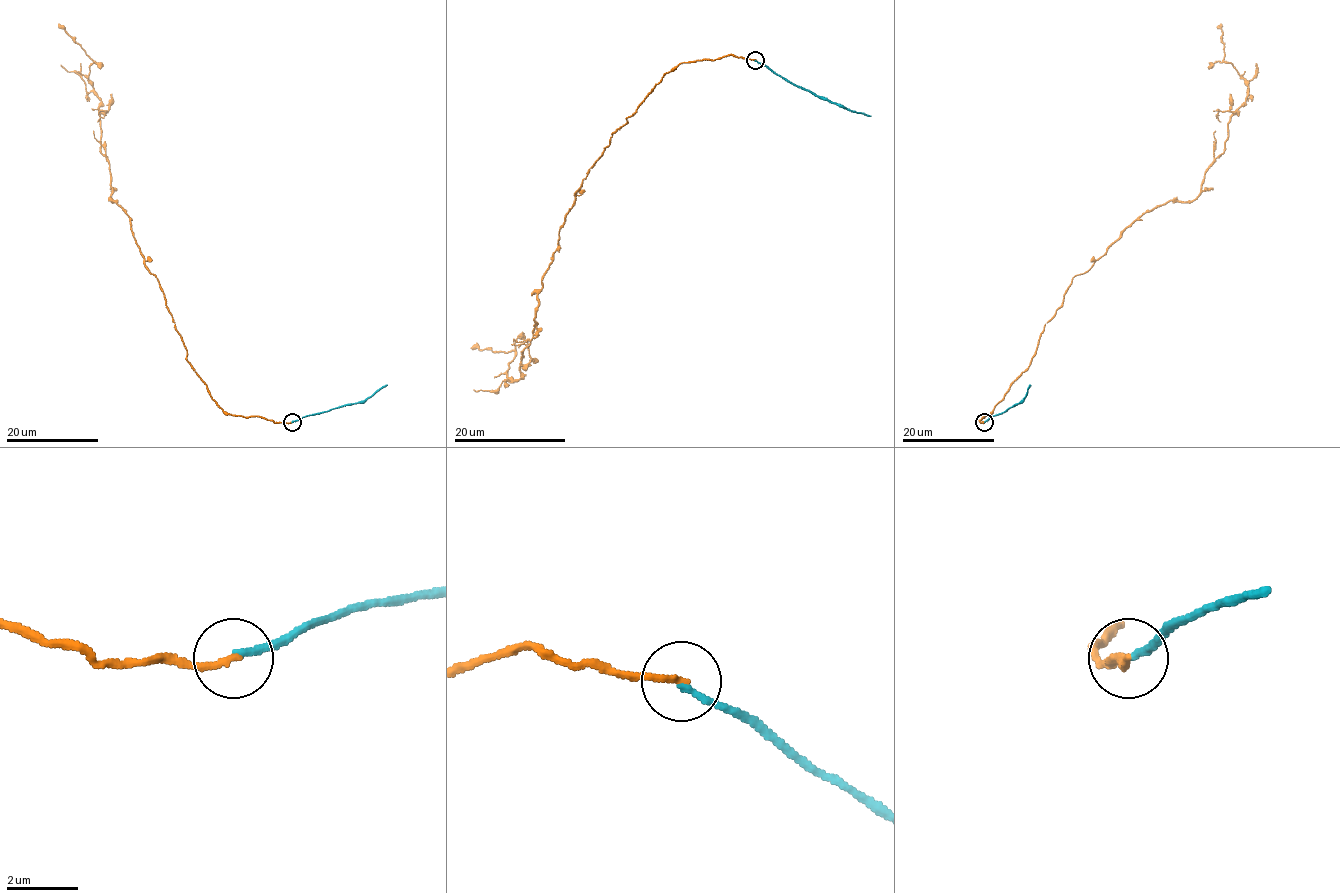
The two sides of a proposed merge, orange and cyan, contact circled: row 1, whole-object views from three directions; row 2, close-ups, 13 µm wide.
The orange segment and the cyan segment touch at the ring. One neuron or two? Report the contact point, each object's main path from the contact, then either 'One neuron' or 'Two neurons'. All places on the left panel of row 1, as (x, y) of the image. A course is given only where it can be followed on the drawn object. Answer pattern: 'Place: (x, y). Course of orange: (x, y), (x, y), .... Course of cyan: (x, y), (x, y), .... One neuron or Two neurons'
Place: (292, 422). Course of orange: (292, 421), (230, 415), (187, 360), (131, 219), (111, 196), (101, 101), (88, 79), (94, 62), (58, 24). Course of cyan: (292, 421), (360, 402), (387, 385). Two neurons

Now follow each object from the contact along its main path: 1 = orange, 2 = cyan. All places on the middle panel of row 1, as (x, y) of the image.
1: (755, 59), (680, 62), (613, 133), (559, 231), (522, 377), (507, 376), (513, 351), (471, 348)
2: (755, 59), (790, 82), (871, 117)

